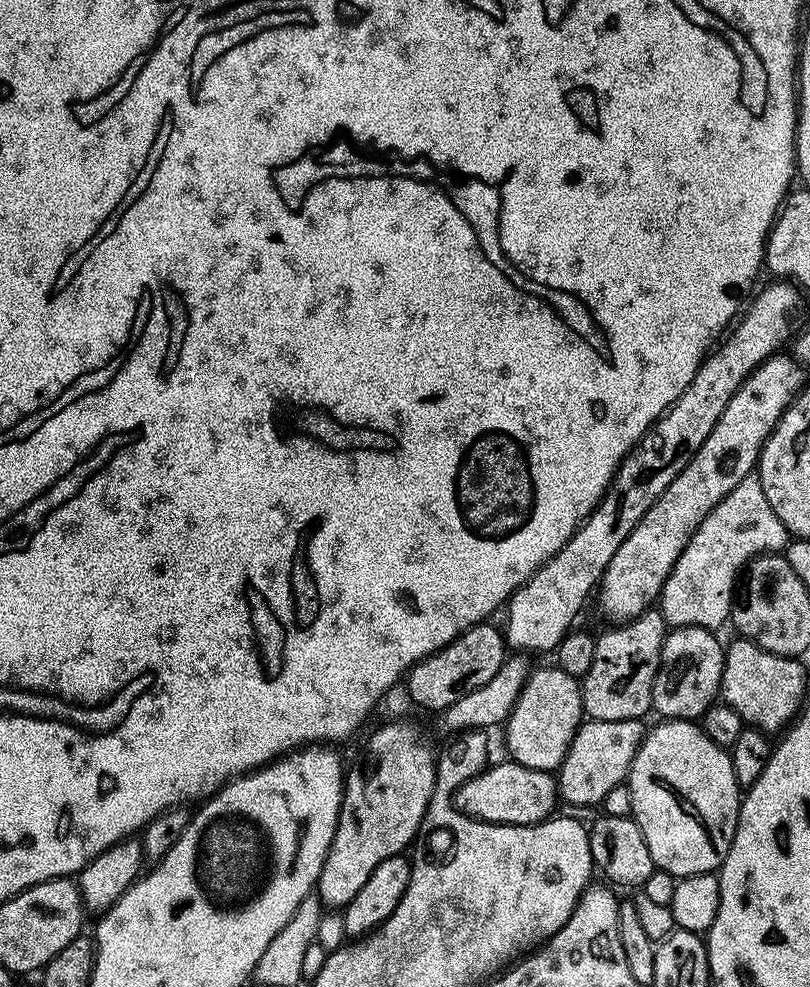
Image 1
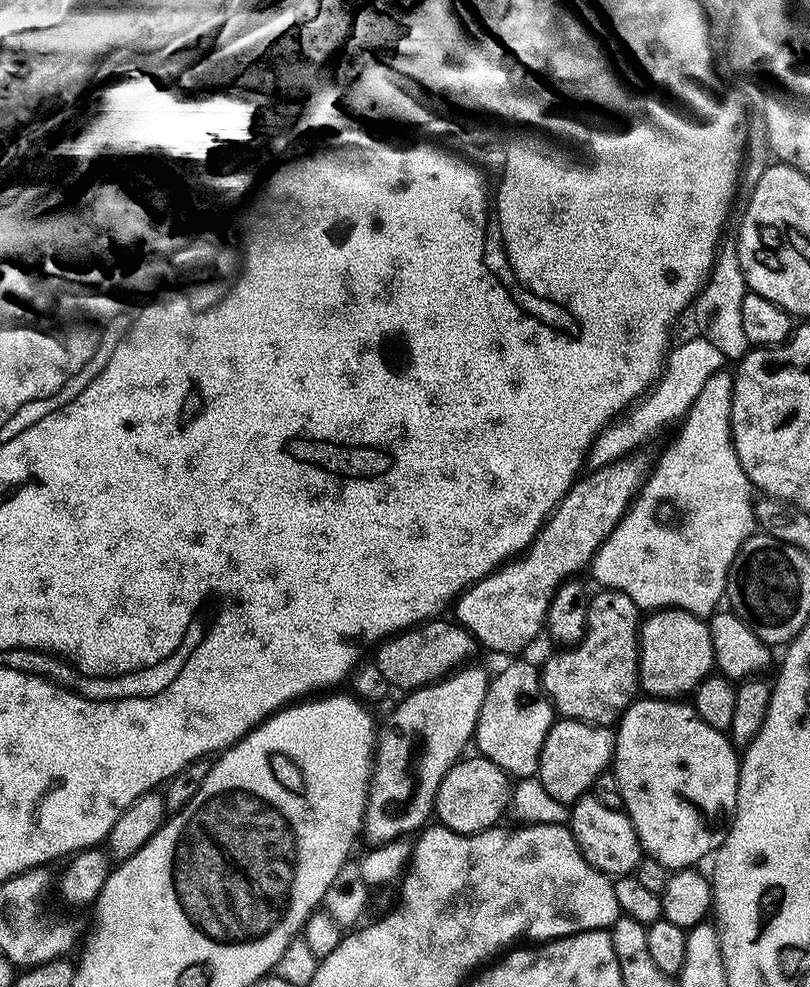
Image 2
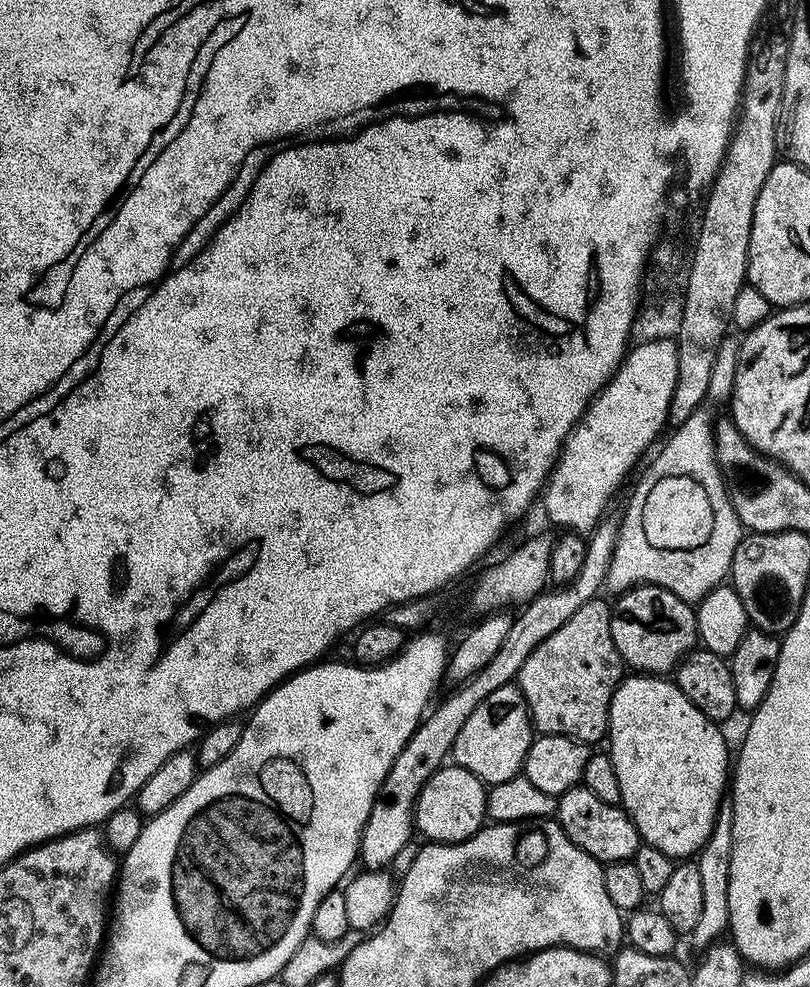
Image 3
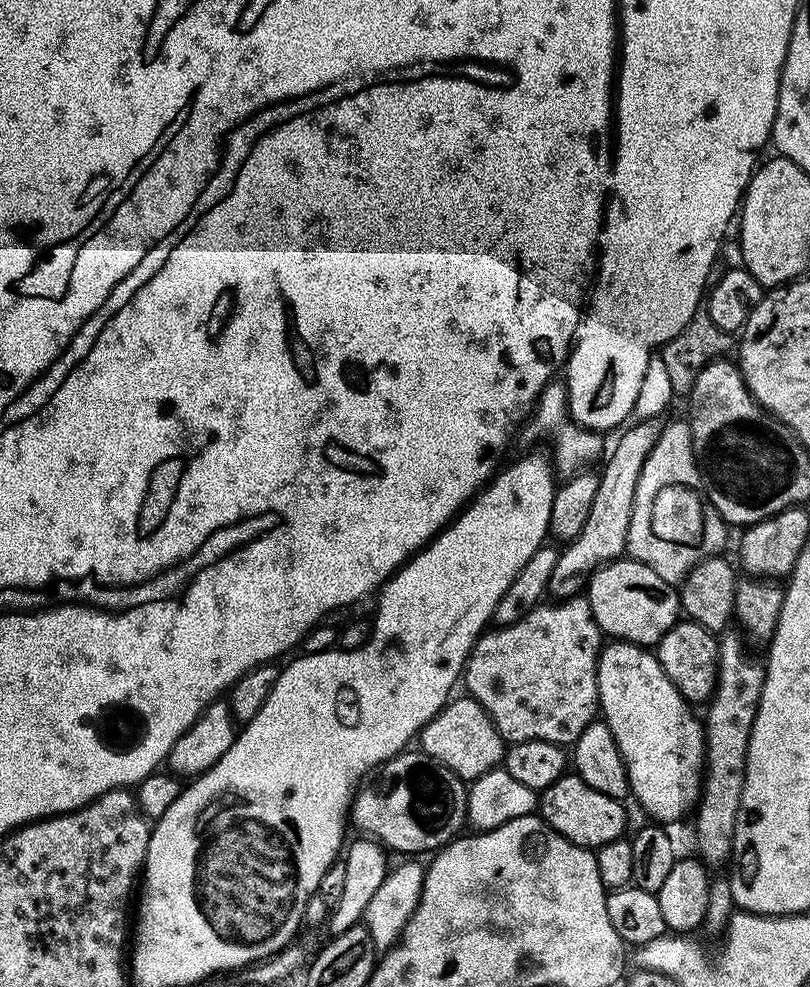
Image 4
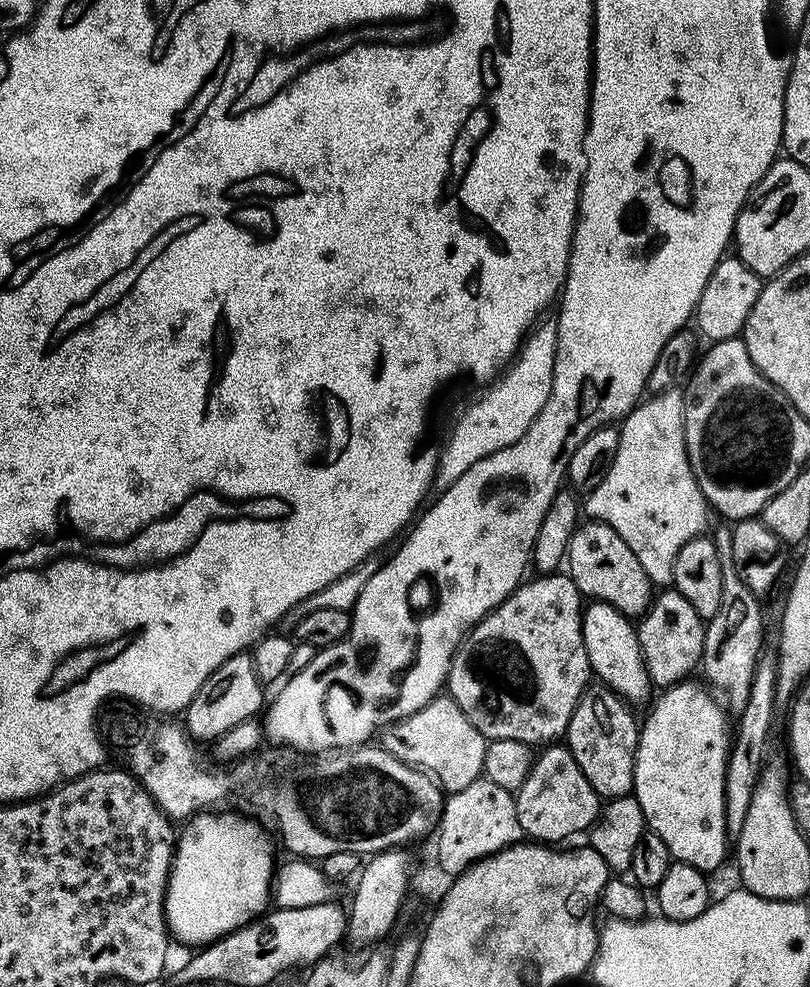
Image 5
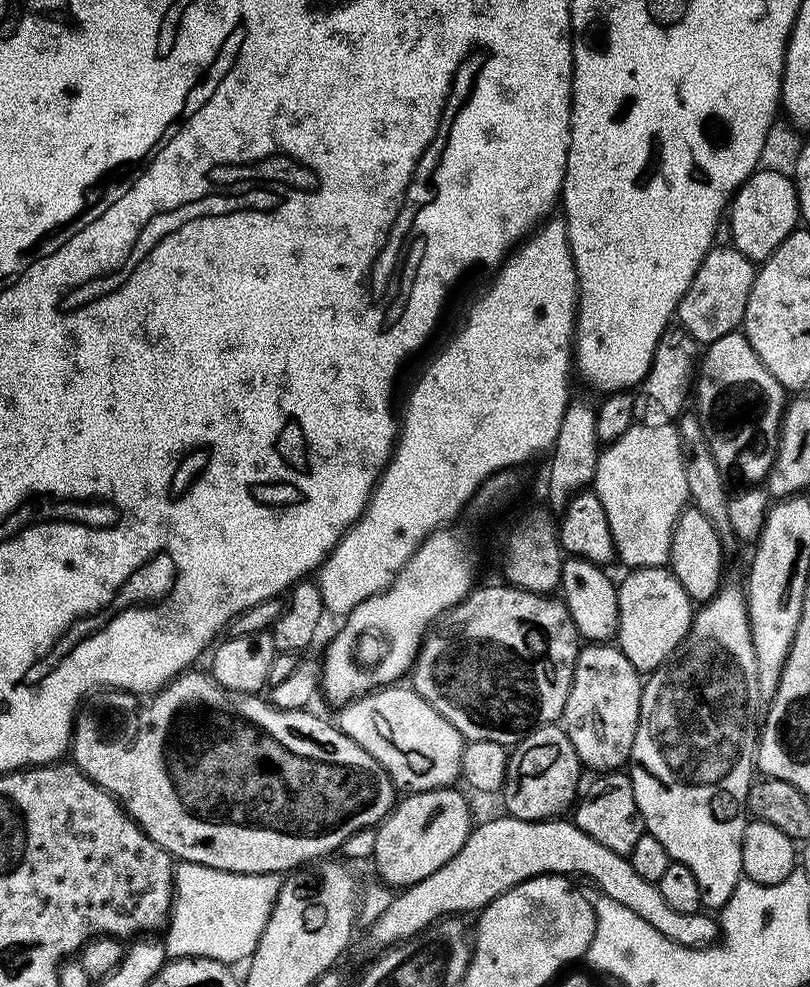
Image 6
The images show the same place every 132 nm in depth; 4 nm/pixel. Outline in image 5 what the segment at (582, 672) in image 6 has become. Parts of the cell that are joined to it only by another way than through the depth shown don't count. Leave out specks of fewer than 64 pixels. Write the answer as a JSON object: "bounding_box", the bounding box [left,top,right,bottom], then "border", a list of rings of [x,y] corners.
{"bounding_box":[566,682,640,801],"border":[[[596,682],[585,688],[568,723],[566,747],[578,762],[578,770],[586,774],[586,782],[605,801],[627,796],[633,791],[636,748],[640,744],[638,720],[632,717],[629,705],[610,688]]]}

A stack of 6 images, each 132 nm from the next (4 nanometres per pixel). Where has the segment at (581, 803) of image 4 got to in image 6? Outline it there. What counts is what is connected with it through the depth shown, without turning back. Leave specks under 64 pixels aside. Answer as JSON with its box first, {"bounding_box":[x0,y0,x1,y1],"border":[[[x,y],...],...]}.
{"bounding_box":[502,724,582,820],"border":[[[546,724],[543,728],[533,728],[511,749],[508,758],[508,773],[504,779],[502,797],[504,796],[503,811],[519,820],[551,820],[565,815],[564,812],[577,803],[576,787],[580,784],[582,765],[570,738],[563,727],[556,724]]]}

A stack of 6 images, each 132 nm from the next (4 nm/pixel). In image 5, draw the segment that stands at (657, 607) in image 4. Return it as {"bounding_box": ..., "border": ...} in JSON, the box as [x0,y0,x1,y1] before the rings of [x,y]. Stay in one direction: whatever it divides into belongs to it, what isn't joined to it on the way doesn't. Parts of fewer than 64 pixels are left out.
{"bounding_box":[566,518,654,618],"border":[[[595,518],[577,524],[568,543],[566,574],[574,582],[574,586],[578,586],[581,597],[609,603],[610,606],[629,618],[643,616],[654,598],[654,585],[630,546],[626,545],[626,542],[622,540],[622,536],[613,530],[609,524]]]}

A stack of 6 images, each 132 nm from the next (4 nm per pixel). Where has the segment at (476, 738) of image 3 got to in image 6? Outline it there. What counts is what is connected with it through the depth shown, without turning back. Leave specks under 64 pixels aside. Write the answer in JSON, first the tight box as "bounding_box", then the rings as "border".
{"bounding_box":[338,686,464,792],"border":[[[381,686],[345,703],[338,719],[340,731],[370,753],[401,789],[425,792],[455,785],[462,766],[464,735],[411,686],[400,687]]]}

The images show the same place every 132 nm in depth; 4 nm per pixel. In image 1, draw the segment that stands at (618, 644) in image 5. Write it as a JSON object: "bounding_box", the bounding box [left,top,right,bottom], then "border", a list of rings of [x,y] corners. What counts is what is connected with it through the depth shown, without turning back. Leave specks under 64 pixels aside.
{"bounding_box":[626,719,742,878],"border":[[[665,719],[664,724],[660,724],[656,729],[649,731],[643,742],[640,743],[640,749],[636,752],[636,757],[632,763],[631,770],[628,771],[626,781],[630,790],[632,799],[632,819],[642,830],[642,838],[646,838],[646,846],[650,846],[650,858],[654,858],[657,869],[661,872],[669,872],[671,876],[683,878],[686,876],[697,876],[703,872],[715,873],[723,864],[730,846],[734,842],[734,834],[738,826],[740,817],[740,801],[742,799],[742,789],[740,783],[734,778],[734,766],[732,765],[731,755],[725,749],[719,748],[704,732],[699,723],[690,720],[669,720]]]}

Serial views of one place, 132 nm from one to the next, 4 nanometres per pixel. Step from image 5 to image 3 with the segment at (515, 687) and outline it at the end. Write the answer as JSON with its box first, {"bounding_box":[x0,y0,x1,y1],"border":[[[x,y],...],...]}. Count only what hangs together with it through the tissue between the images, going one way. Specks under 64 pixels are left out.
{"bounding_box":[518,598,626,746],"border":[[[595,598],[586,602],[566,626],[554,630],[550,638],[539,644],[534,652],[522,662],[522,670],[518,677],[518,687],[528,704],[528,714],[532,718],[535,731],[550,736],[571,736],[589,746],[603,741],[608,734],[608,711],[616,685],[625,675],[626,668],[622,663],[618,650],[614,646],[614,638],[610,634],[612,609],[609,601]]]}

